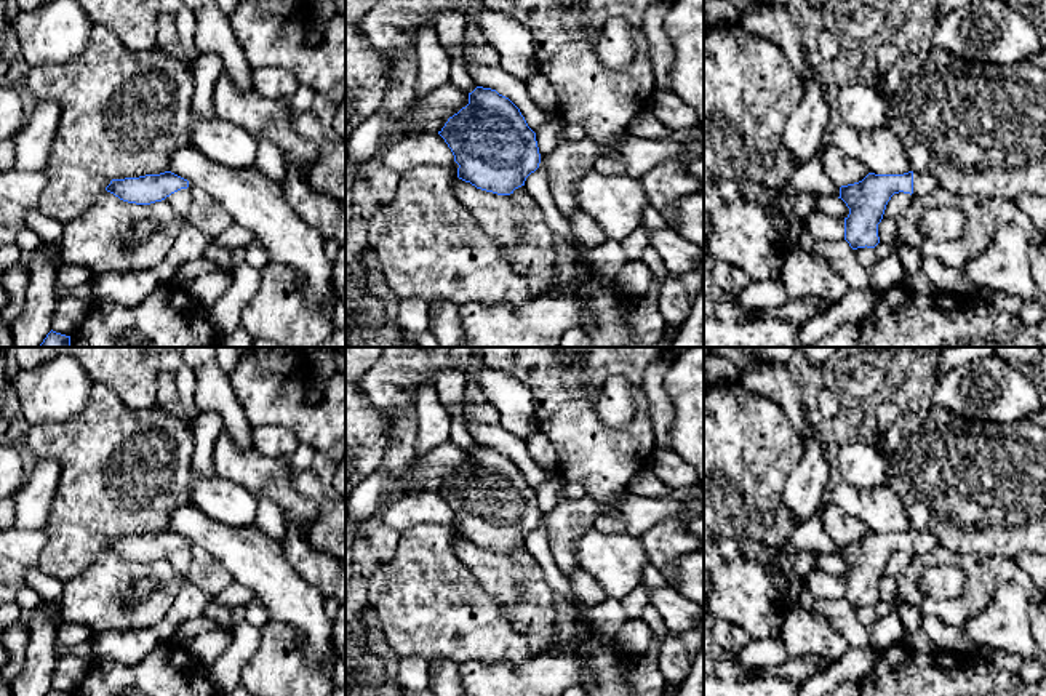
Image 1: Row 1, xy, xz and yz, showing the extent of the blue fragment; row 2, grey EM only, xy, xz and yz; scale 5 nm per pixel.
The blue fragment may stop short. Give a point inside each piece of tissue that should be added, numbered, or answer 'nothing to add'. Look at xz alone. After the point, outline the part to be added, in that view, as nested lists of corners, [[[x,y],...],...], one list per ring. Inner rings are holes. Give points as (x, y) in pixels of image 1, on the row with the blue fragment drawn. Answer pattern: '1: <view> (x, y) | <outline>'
nothing to add

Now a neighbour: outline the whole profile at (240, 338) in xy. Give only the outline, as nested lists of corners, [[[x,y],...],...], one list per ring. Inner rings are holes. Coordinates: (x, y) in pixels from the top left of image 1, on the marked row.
[[[240,325],[229,338],[224,339],[224,347],[251,347],[254,338]]]

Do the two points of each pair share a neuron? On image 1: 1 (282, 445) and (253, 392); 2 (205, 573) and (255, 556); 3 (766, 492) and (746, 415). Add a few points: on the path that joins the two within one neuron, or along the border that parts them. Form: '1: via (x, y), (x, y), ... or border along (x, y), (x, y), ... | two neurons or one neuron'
1: border along (253, 428), (283, 426), (299, 444) | two neurons
2: border along (194, 544), (211, 554), (234, 580) | two neurons
3: via (755, 472), (755, 434) | one neuron

